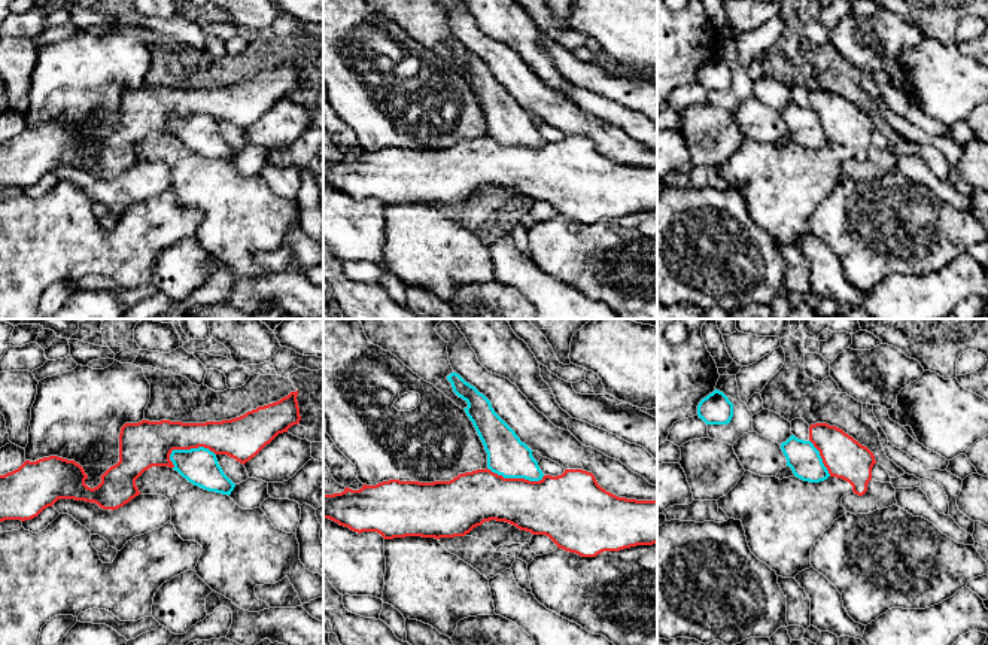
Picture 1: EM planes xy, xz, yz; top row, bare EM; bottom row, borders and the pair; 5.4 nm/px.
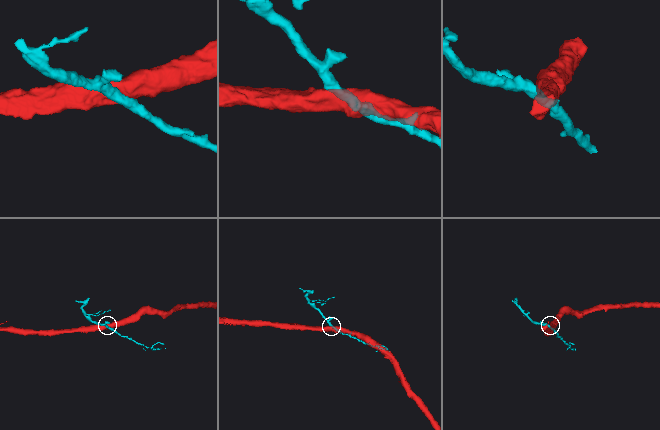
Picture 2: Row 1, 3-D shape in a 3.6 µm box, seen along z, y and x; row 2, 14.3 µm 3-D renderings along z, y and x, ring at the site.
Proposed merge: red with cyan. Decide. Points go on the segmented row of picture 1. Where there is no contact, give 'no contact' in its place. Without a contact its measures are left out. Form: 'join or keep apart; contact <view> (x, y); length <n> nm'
keep apart; contact xy (190, 449); length 260 nm

